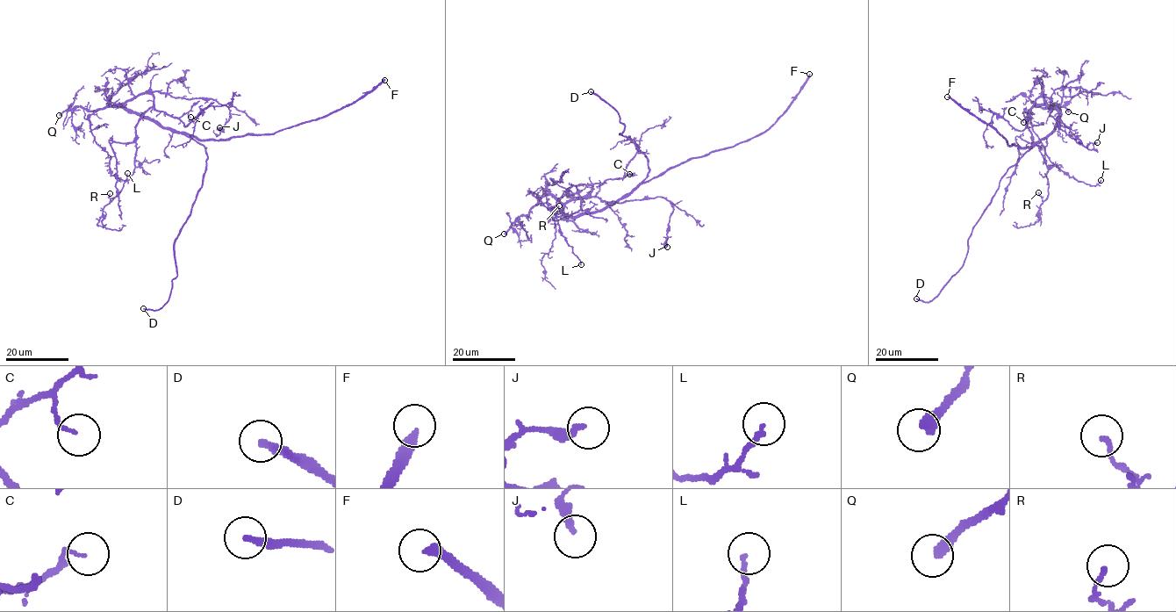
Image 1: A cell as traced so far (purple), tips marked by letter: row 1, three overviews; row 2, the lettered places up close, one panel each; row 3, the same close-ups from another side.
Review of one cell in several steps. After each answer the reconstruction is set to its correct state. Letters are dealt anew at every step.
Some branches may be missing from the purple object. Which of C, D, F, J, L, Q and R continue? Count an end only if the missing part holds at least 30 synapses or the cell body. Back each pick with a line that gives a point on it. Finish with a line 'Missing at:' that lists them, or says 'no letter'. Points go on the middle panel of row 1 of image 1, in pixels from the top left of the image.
D: (591, 91)
F: (809, 74)
Q: (504, 234)
Missing at: D, F, Q

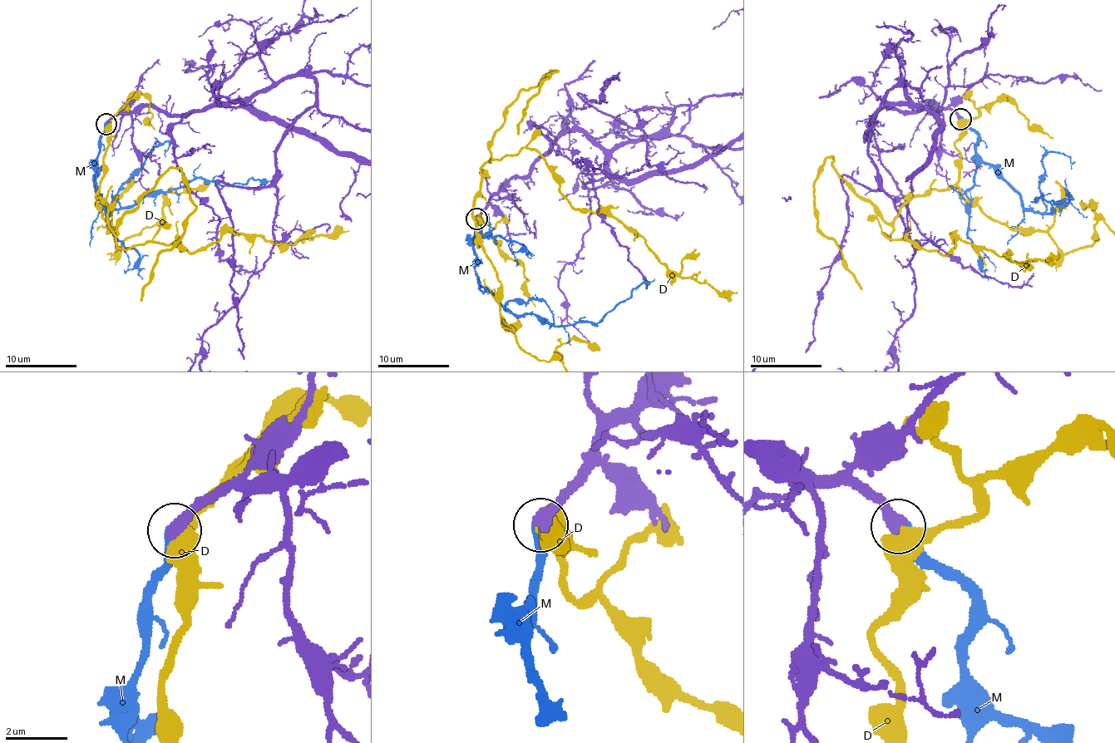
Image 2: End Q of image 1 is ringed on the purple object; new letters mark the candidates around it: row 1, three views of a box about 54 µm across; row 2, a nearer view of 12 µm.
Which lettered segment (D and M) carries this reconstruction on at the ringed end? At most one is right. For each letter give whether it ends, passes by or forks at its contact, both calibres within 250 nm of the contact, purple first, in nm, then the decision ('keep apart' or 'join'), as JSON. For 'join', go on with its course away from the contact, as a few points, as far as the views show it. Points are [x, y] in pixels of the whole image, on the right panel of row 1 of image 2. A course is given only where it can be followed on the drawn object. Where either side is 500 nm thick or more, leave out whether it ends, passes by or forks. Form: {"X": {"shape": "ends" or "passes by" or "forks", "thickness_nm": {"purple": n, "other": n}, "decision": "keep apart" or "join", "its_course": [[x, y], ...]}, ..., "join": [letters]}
{"D": {"thickness_nm": {"purple": 440, "other": 500}, "decision": "keep apart"}, "M": {"shape": "ends", "thickness_nm": {"purple": 440, "other": 480}, "decision": "join", "its_course": [[961, 118], [976, 135], [978, 156], [1025, 209], [1048, 214], [1071, 196], [1055, 203], [1033, 199]]}, "join": ["M"]}

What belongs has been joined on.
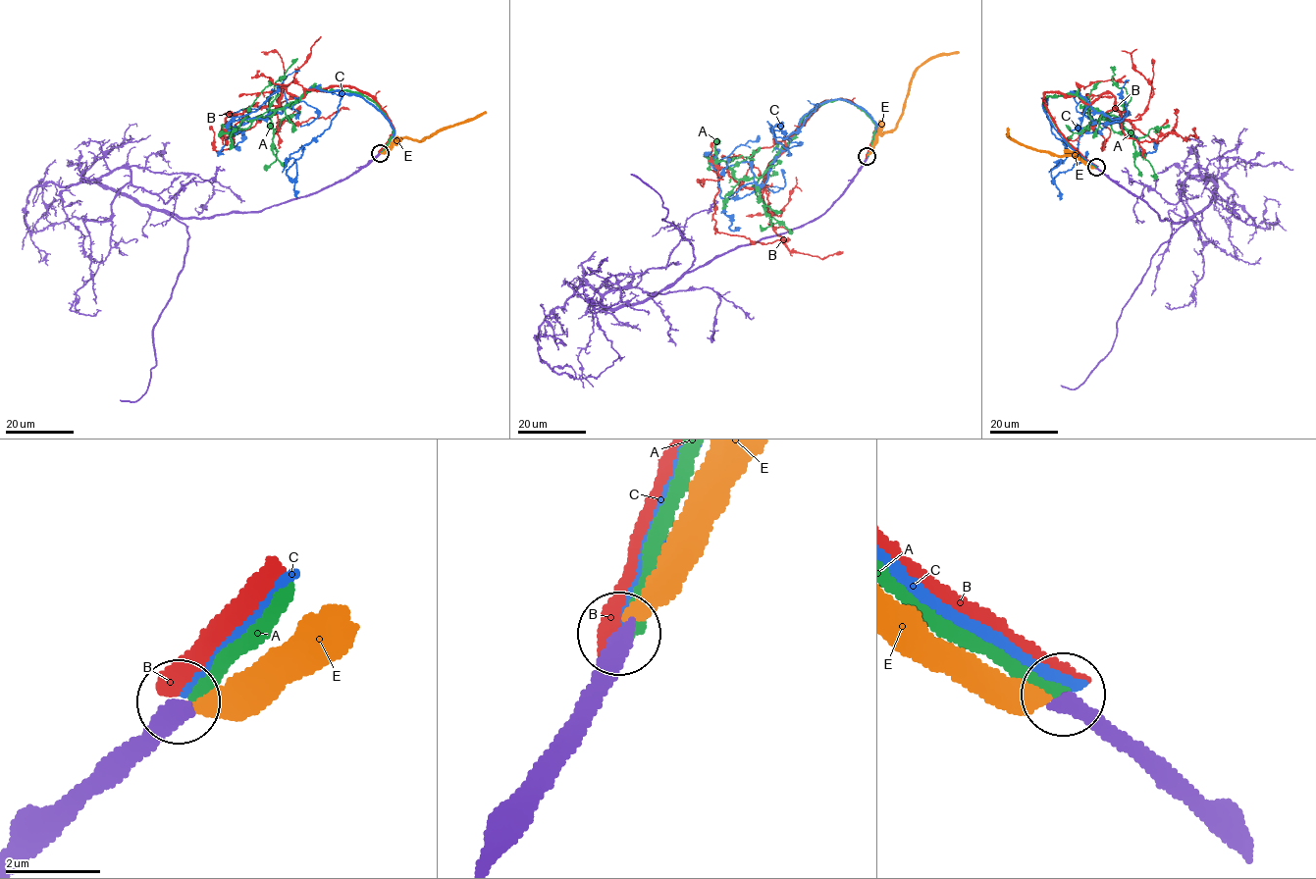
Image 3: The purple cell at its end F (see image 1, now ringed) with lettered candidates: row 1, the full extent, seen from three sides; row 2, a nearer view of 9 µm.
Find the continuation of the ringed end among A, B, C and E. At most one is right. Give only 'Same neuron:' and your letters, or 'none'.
Same neuron: none

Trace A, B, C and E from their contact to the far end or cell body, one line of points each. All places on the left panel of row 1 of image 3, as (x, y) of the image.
A: (380, 152), (394, 129), (370, 100), (346, 90), (314, 87), (268, 117), (242, 121), (269, 83), (269, 77)
B: (379, 152), (392, 121), (352, 87), (300, 98), (283, 86), (276, 106), (226, 118), (222, 134), (298, 99)
C: (379, 152), (394, 129), (358, 96), (338, 91), (311, 88), (266, 120), (228, 122), (257, 110), (280, 89)
E: (380, 152), (403, 138), (420, 141), (457, 123), (474, 120), (486, 111)

